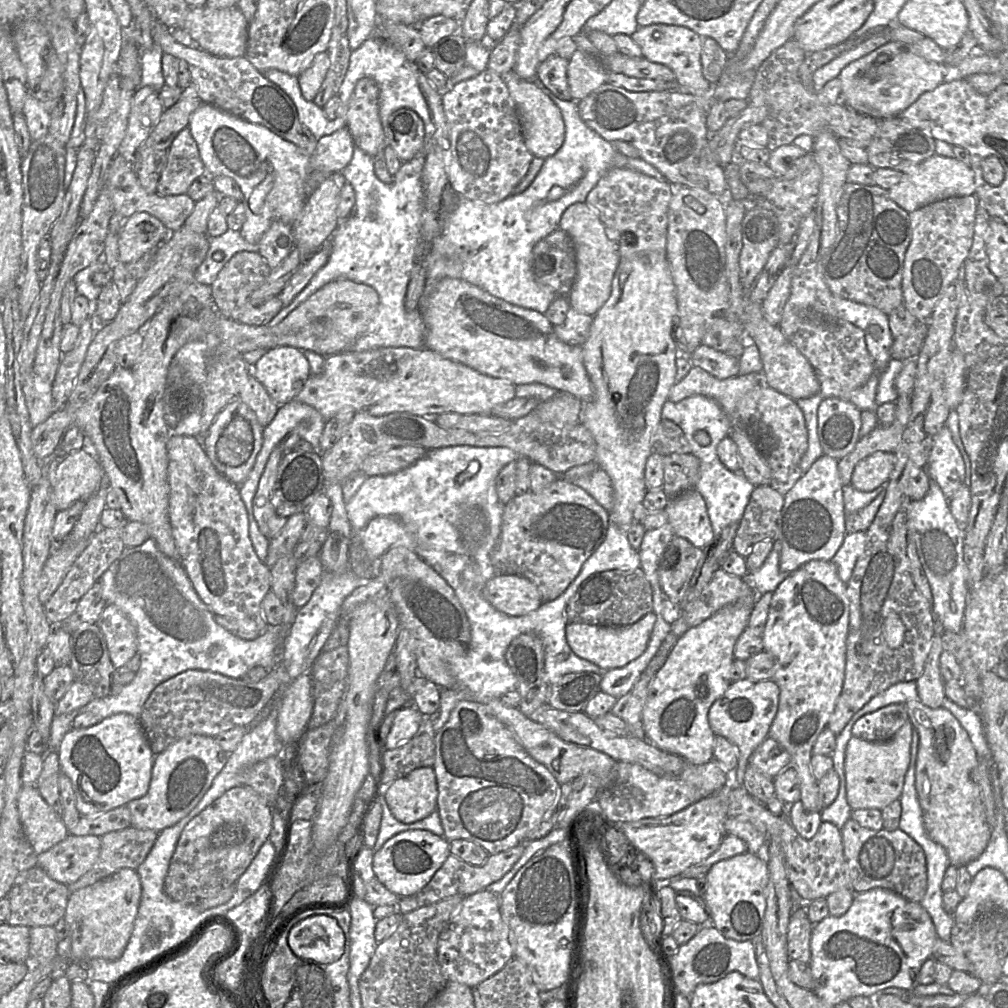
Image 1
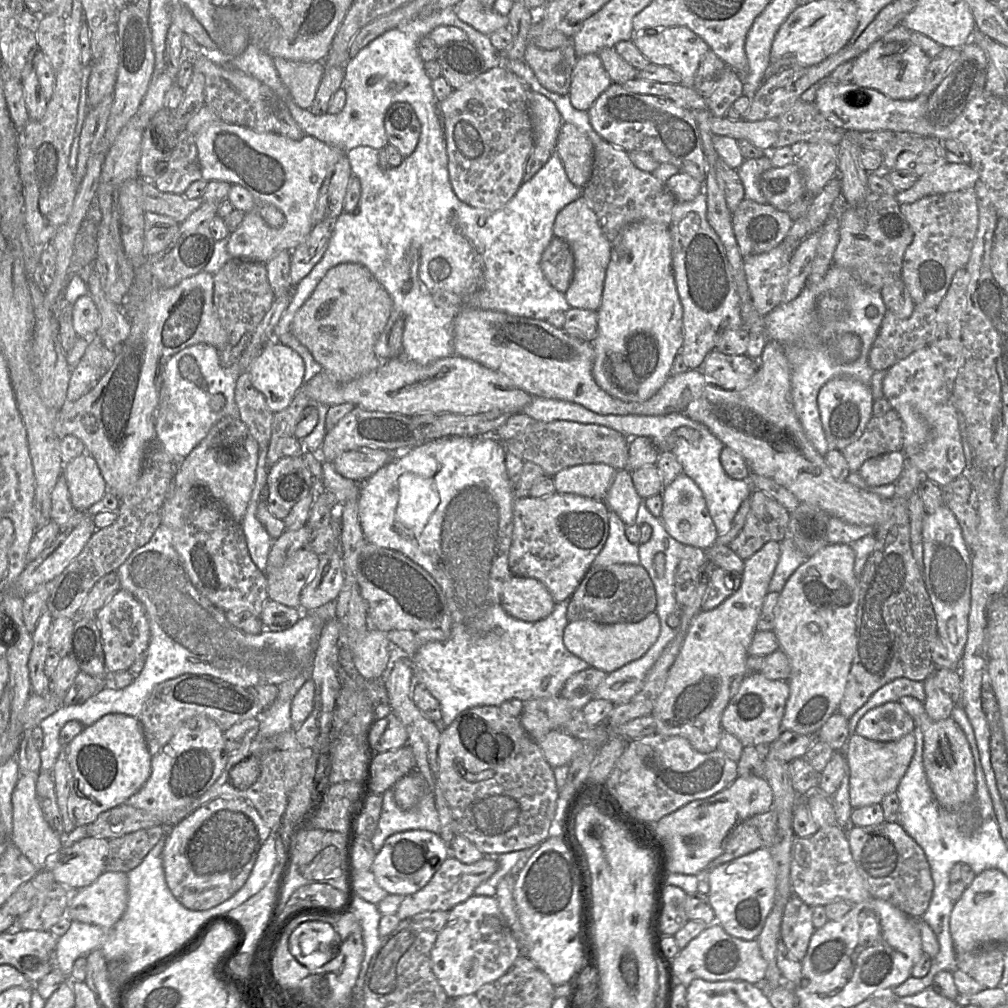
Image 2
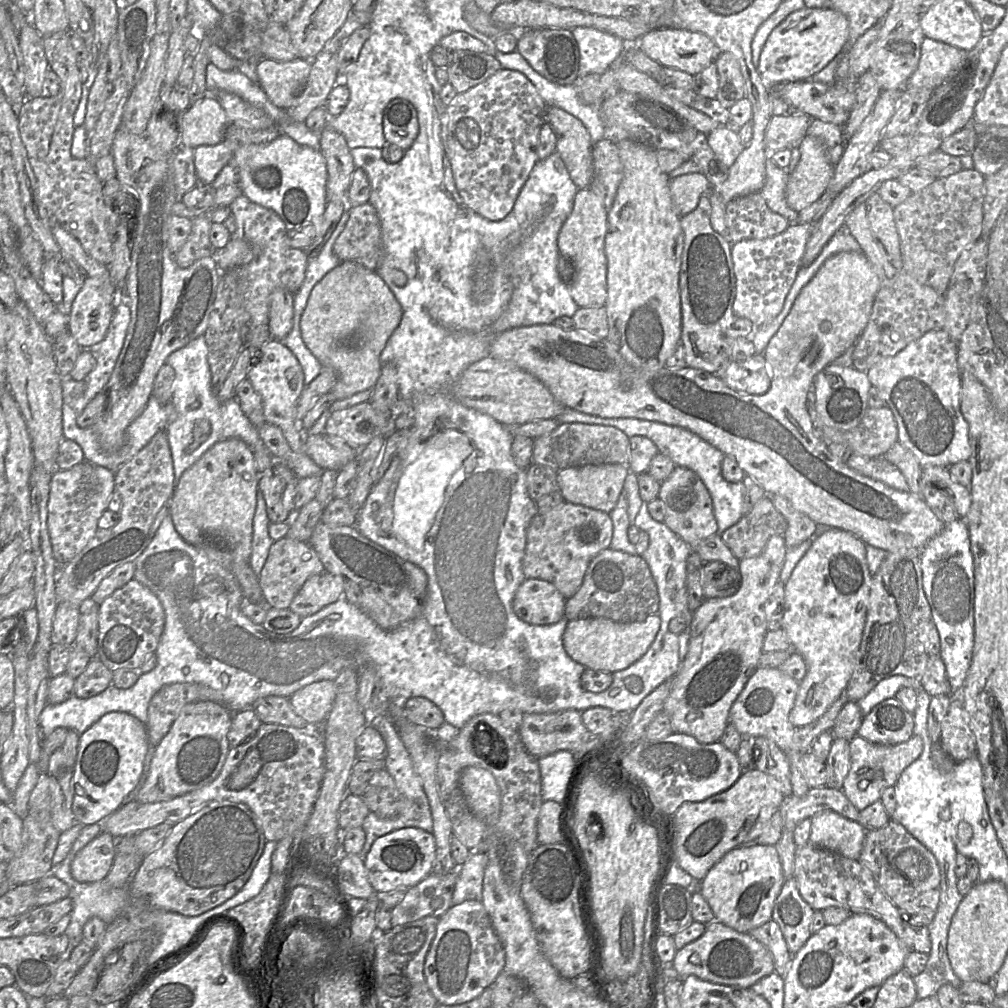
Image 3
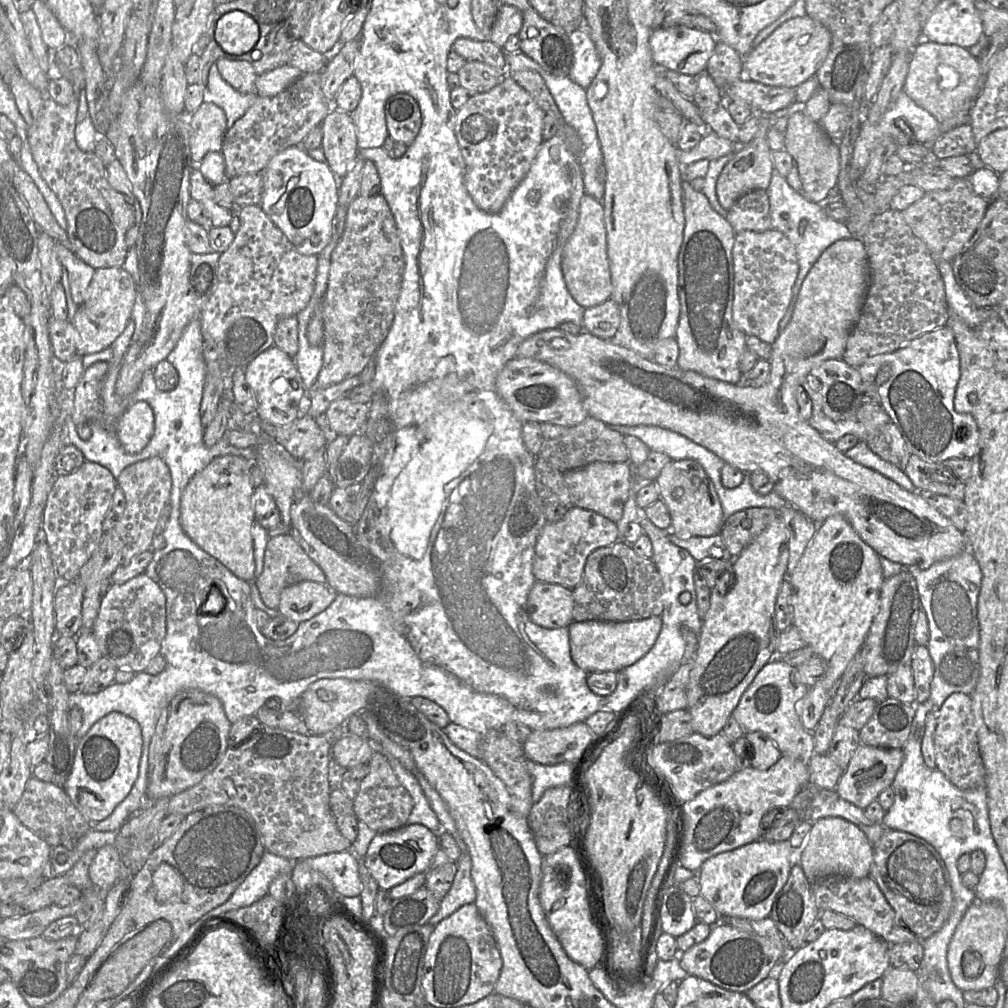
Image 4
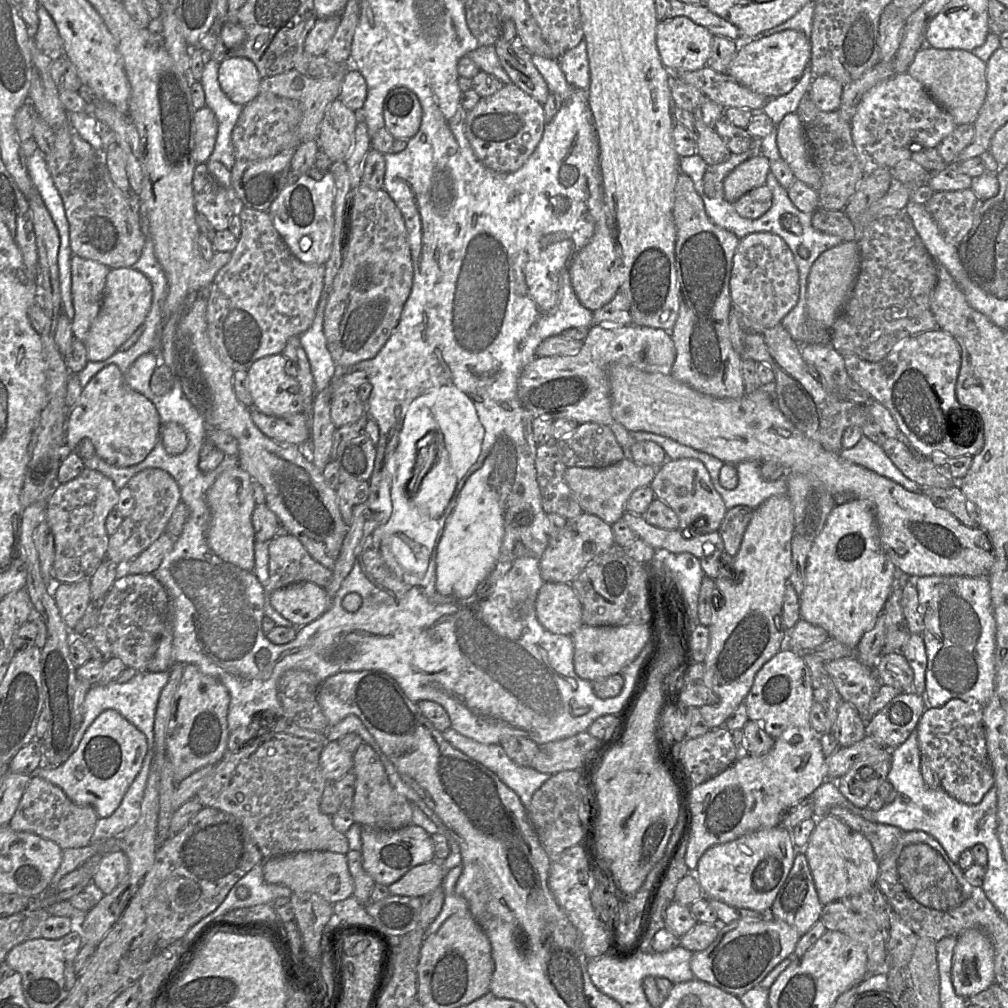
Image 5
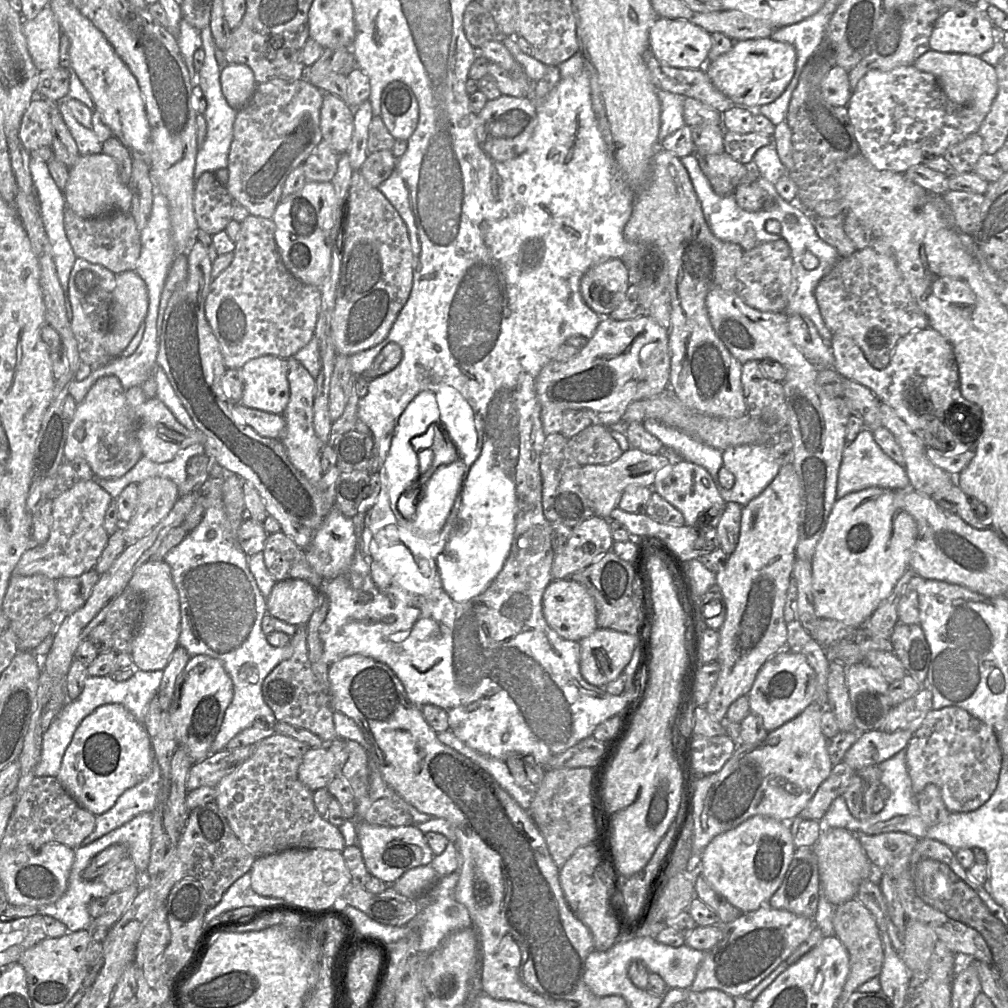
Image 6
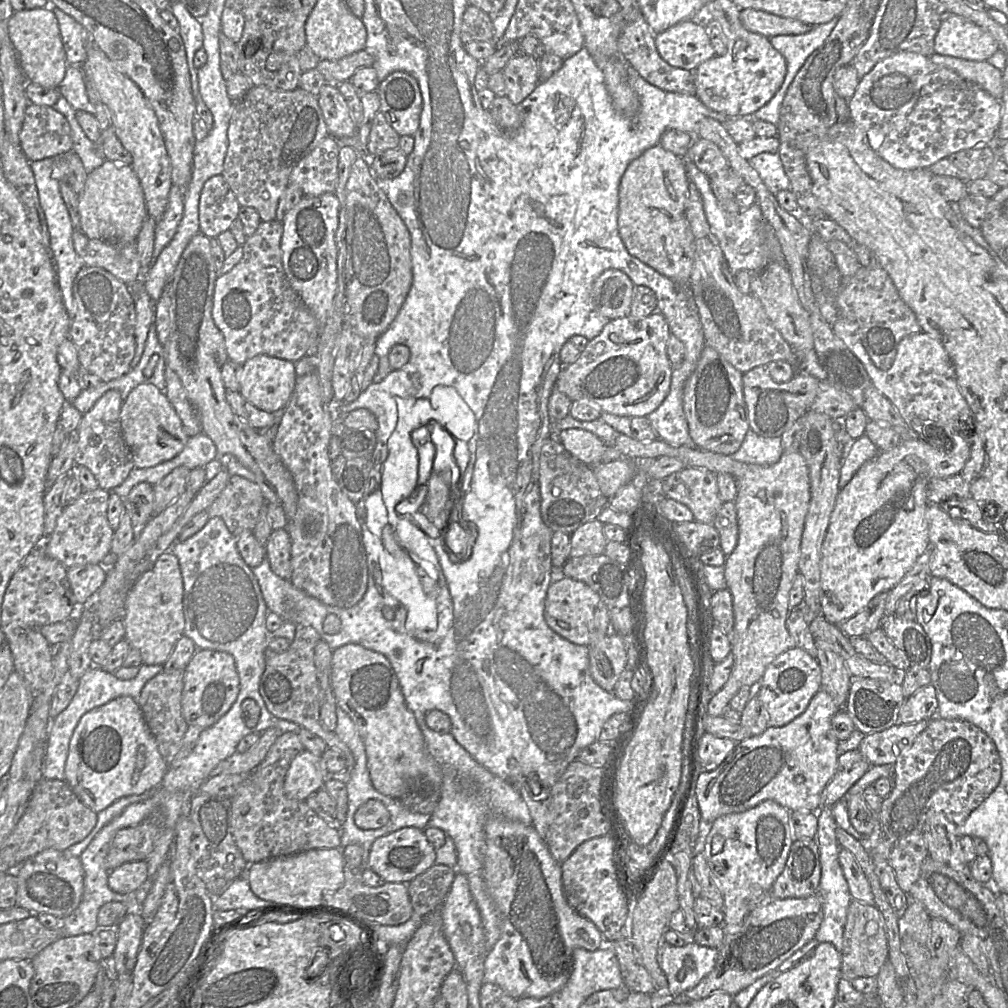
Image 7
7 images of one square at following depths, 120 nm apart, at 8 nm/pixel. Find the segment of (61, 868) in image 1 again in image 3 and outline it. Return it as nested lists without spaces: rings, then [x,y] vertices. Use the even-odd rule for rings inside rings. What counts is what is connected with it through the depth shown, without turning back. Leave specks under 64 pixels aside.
[[[101,832],[75,855],[70,872],[78,882],[101,882],[108,875],[116,855],[116,838]]]

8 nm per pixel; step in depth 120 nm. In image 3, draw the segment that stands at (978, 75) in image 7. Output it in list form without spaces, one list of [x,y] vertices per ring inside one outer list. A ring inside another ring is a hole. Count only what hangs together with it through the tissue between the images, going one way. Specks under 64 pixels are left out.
[[[925,37],[917,69],[907,80],[906,88],[936,89],[962,65],[965,53],[951,45]]]

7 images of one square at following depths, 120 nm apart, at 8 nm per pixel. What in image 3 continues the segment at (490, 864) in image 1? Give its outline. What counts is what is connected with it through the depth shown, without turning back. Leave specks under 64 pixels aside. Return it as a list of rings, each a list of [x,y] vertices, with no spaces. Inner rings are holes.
[[[457,865],[444,875],[429,874],[409,888],[403,900],[391,909],[391,925],[399,926],[426,916],[440,918],[452,907],[452,895],[458,878]]]

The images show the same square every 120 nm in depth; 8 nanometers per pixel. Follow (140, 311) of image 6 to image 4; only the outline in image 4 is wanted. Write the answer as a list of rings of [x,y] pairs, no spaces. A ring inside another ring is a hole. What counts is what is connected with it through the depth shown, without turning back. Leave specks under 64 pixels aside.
[[[123,267],[95,269],[84,303],[77,307],[72,324],[76,329],[79,356],[100,352],[124,331],[134,306],[138,289],[134,278]]]

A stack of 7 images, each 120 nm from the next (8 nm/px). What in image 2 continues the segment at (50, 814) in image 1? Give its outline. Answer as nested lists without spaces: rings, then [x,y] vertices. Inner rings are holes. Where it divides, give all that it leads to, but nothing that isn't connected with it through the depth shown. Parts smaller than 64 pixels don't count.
[[[34,772],[20,773],[12,793],[12,832],[9,840],[30,860],[39,871],[45,868],[46,858],[61,849],[60,834],[56,833],[47,823],[36,796],[37,774]]]

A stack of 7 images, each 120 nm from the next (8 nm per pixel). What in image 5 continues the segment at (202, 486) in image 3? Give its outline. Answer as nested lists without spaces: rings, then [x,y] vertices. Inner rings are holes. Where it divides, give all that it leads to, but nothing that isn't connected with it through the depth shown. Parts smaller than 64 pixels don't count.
[[[238,465],[223,471],[206,493],[210,519],[206,540],[211,550],[226,562],[243,570],[254,570],[254,530],[251,514],[255,507],[250,475]]]

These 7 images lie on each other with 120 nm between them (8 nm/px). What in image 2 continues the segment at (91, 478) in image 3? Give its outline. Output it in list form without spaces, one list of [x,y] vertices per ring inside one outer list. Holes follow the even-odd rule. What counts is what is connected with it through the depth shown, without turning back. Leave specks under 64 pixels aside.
[[[61,475],[51,493],[51,521],[59,526],[60,531],[71,530],[93,512],[78,511],[73,507],[66,480]]]

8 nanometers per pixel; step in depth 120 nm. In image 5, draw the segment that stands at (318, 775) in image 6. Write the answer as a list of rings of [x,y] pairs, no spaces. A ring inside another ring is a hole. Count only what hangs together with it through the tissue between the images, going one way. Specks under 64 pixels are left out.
[[[338,740],[326,741],[319,759],[320,770],[328,782],[334,782],[351,771],[353,753],[344,750]]]

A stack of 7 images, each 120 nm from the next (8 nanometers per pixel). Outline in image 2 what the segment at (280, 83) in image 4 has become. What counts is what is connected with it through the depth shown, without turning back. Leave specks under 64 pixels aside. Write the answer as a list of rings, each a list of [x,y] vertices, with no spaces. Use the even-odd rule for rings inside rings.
[[[273,58],[273,64],[294,102],[302,109],[309,109],[325,73],[324,62]]]

